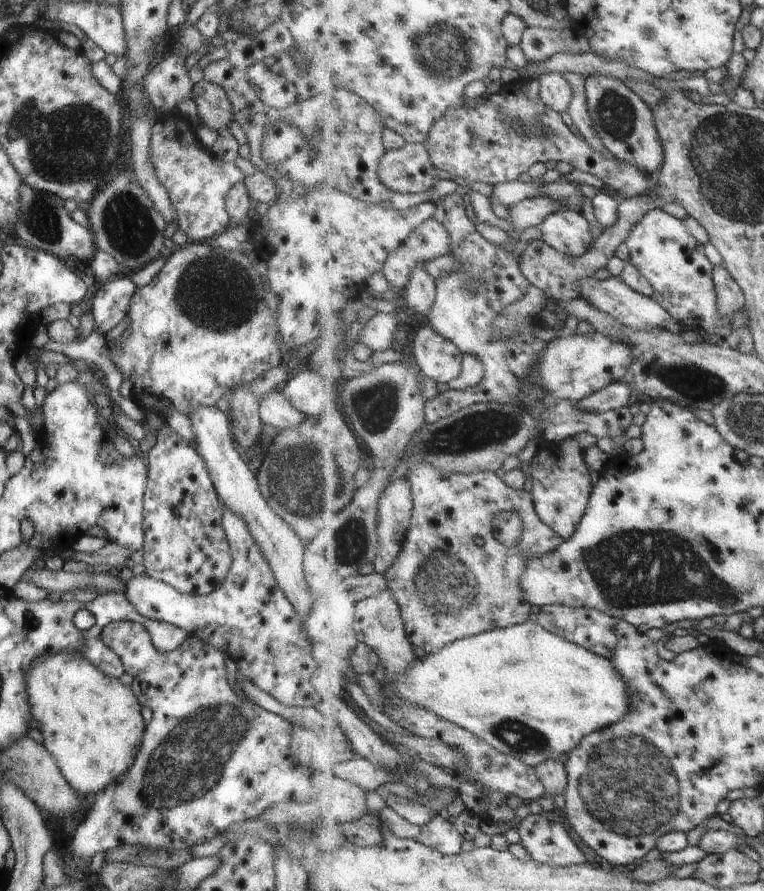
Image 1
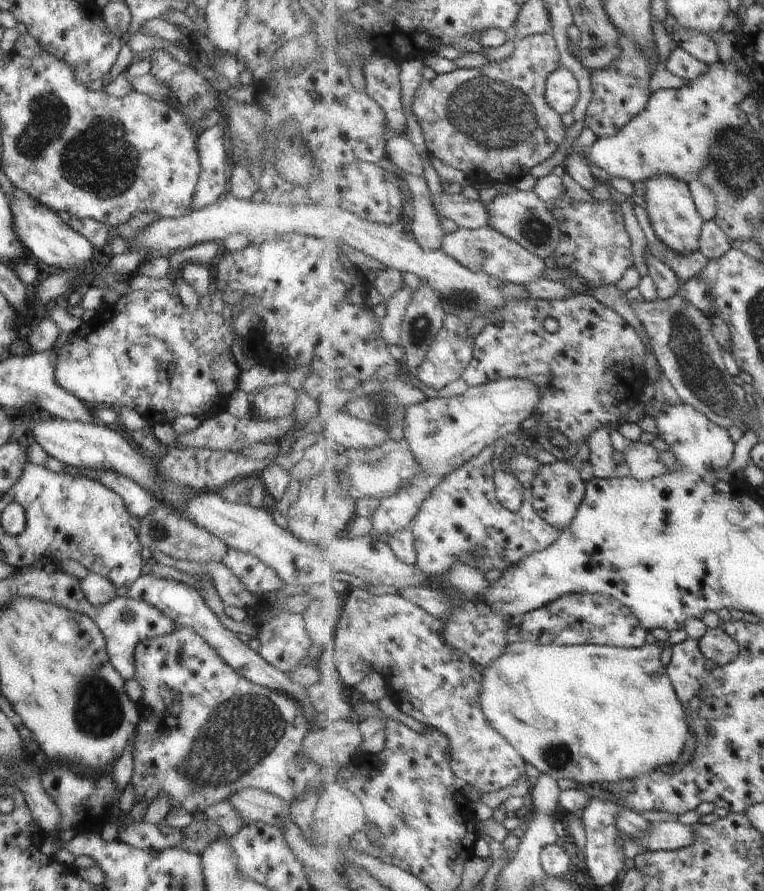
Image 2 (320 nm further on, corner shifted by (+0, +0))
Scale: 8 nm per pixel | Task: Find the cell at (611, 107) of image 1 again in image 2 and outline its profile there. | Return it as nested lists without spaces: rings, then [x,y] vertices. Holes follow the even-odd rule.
[[[661,175],[644,184],[645,209],[658,240],[677,254],[688,255],[699,251],[705,220],[699,214],[688,183],[671,175]]]

